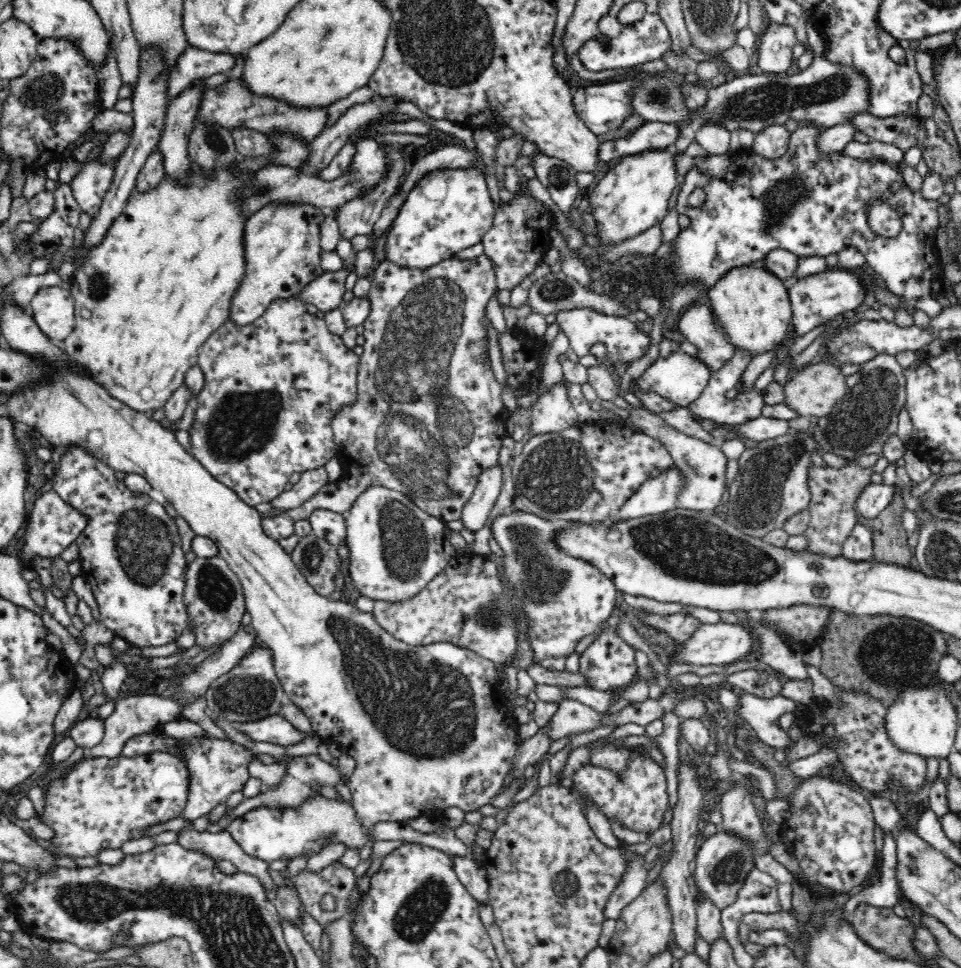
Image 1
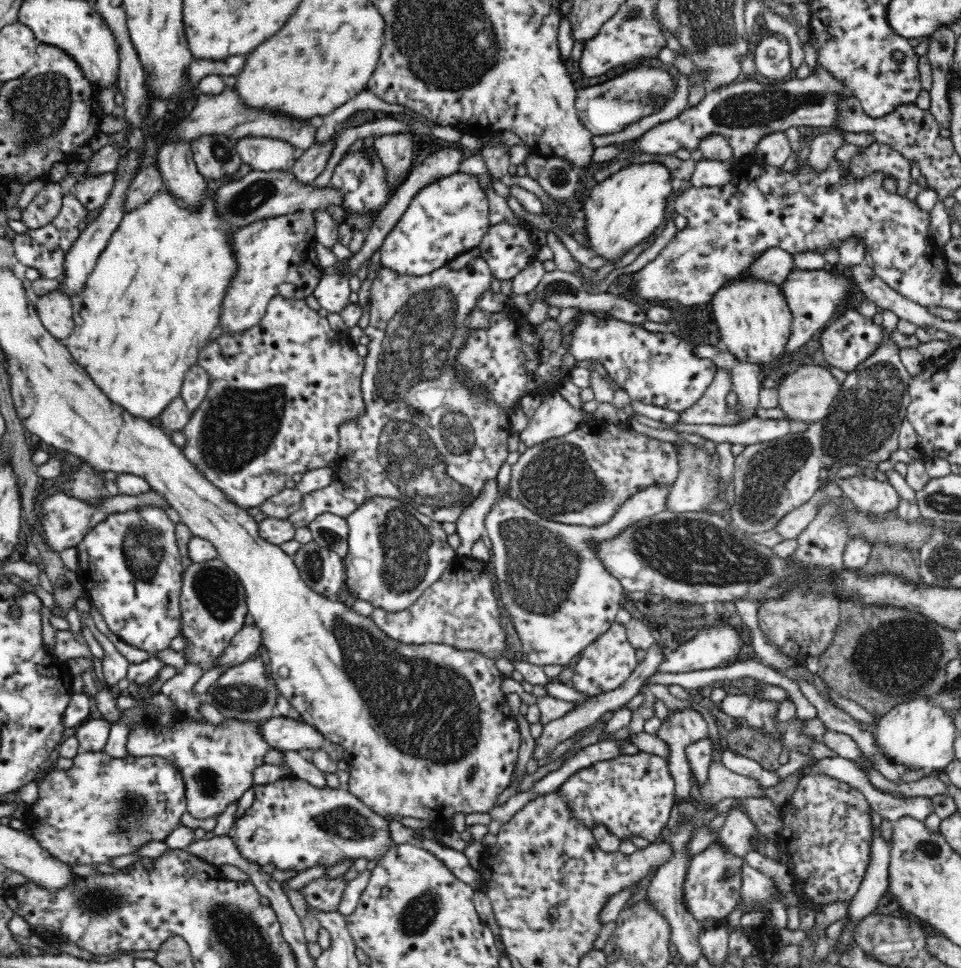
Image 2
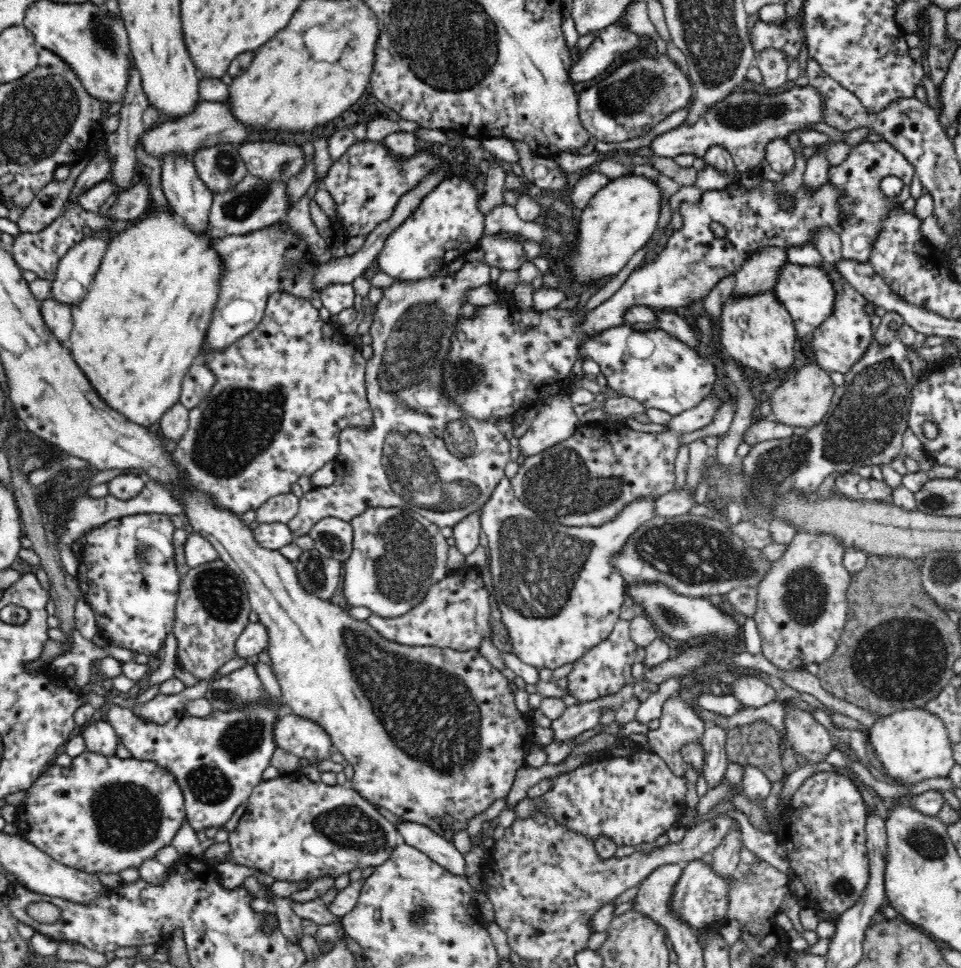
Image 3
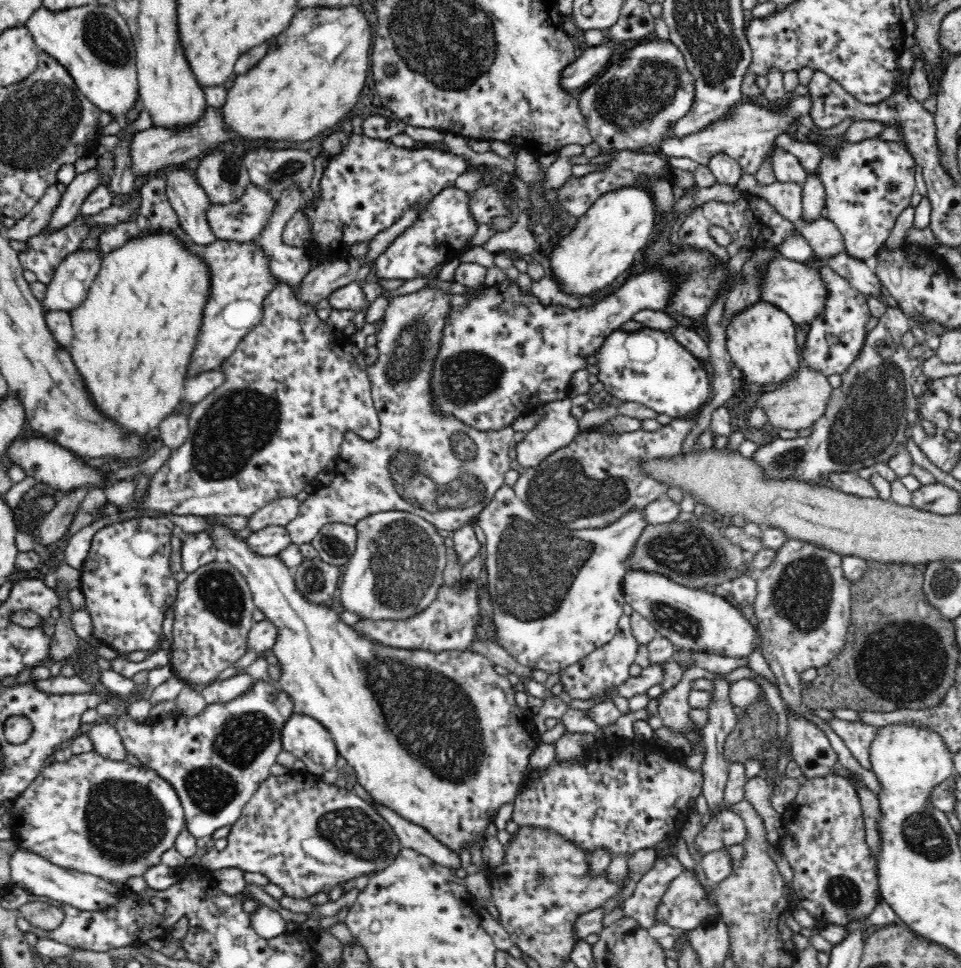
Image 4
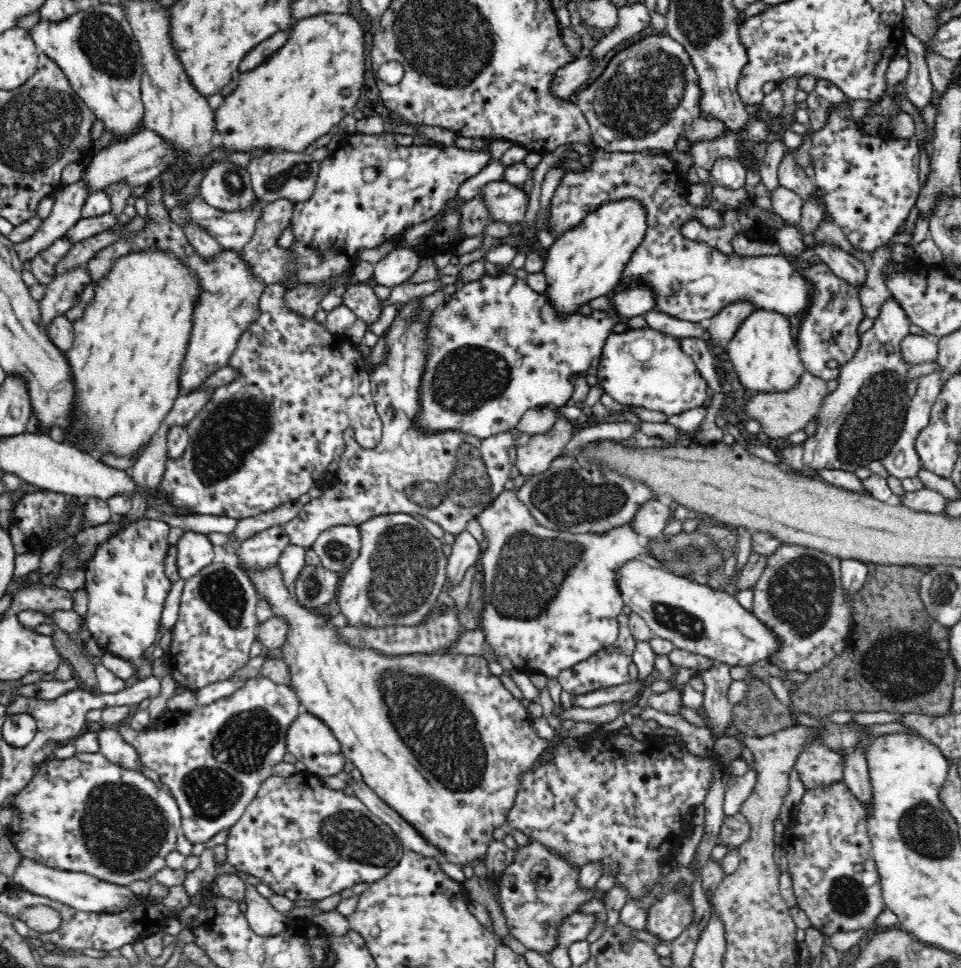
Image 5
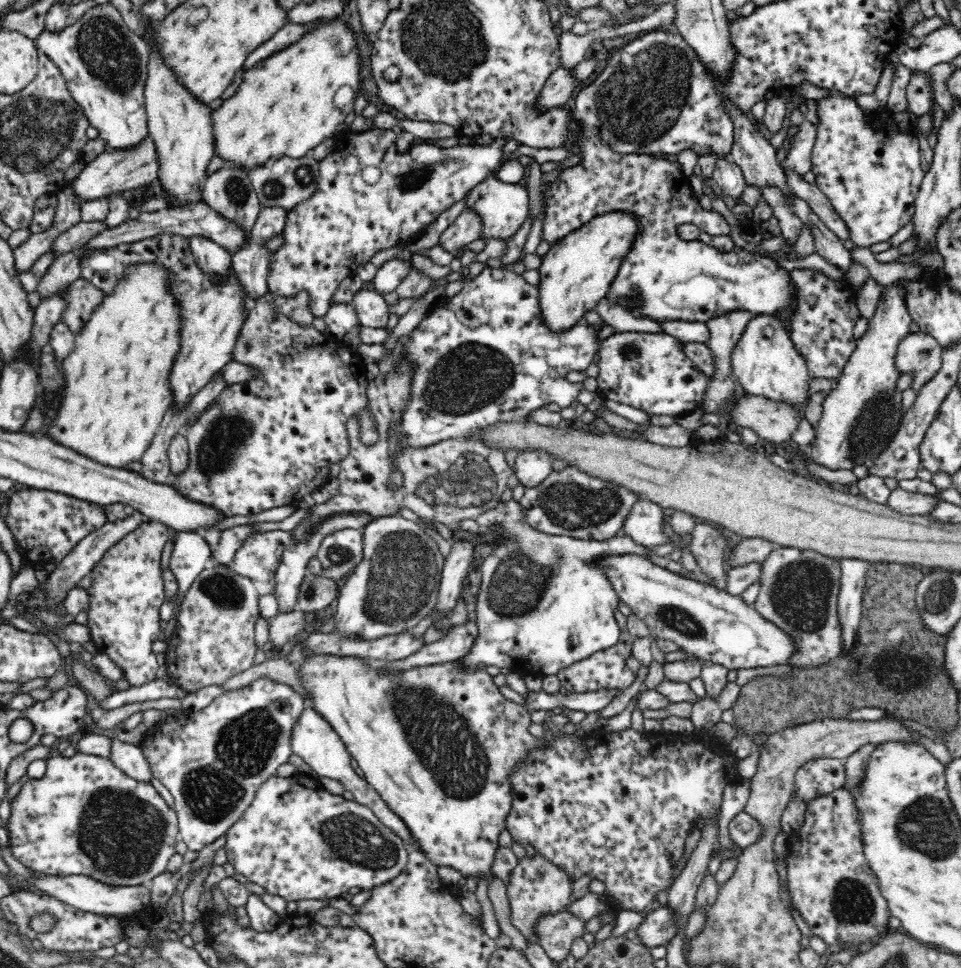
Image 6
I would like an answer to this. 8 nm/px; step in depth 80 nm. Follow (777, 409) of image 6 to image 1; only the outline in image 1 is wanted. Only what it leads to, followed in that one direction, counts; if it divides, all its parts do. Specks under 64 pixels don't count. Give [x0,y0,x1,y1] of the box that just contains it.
[782,359,848,419]

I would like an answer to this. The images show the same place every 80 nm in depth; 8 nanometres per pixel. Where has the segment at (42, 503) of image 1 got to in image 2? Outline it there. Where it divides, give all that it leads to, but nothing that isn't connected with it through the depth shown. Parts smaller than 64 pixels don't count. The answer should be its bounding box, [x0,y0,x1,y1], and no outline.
[39,488,171,552]

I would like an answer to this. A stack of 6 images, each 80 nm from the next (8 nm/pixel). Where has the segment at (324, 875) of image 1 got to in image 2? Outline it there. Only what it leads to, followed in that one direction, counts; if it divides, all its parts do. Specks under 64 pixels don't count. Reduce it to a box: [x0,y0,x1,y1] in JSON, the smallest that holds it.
[301,876,346,912]

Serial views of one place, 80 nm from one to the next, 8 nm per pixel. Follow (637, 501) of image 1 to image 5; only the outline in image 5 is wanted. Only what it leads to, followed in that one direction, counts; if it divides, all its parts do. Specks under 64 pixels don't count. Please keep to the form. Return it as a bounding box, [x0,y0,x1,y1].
[477,489,653,677]

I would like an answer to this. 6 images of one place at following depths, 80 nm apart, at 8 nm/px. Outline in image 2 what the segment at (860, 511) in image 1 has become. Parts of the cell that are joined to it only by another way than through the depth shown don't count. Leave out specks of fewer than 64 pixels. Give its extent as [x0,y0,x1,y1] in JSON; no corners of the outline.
[833,475,898,512]

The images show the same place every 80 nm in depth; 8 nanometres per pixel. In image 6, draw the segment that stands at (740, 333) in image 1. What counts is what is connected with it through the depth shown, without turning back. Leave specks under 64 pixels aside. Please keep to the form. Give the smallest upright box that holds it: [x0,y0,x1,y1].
[731,315,810,415]

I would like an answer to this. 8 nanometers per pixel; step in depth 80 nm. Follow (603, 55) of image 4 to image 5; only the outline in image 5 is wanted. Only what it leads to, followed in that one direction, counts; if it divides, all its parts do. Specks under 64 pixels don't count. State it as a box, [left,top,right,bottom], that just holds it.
[550,57,601,100]

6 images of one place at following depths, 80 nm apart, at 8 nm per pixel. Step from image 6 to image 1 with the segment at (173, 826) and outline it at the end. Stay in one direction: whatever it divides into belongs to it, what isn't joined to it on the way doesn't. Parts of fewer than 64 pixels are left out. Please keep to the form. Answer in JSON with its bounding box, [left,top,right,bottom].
[40,752,188,860]

